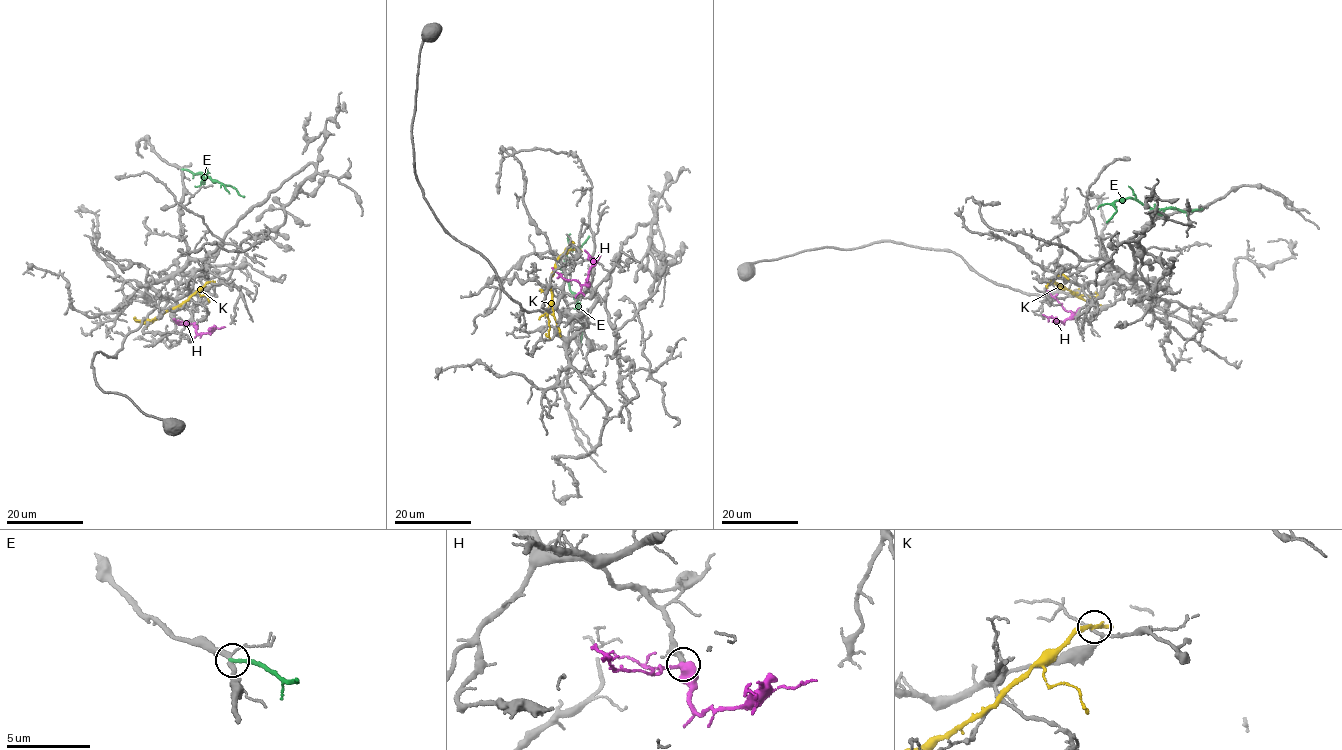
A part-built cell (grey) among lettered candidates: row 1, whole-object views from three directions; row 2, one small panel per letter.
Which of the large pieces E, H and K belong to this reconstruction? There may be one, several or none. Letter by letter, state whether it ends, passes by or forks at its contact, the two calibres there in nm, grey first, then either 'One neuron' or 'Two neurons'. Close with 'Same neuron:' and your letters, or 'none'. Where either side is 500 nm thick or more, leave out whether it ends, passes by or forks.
E: It ends there. Thickness 240 nm (grey) against 200 nm. Two neurons
H: It passes by. Thickness 240 nm (grey) against 480 nm. One neuron
K: It passes by. Thickness 160 nm (grey) against 240 nm. Two neurons
Same neuron: H

